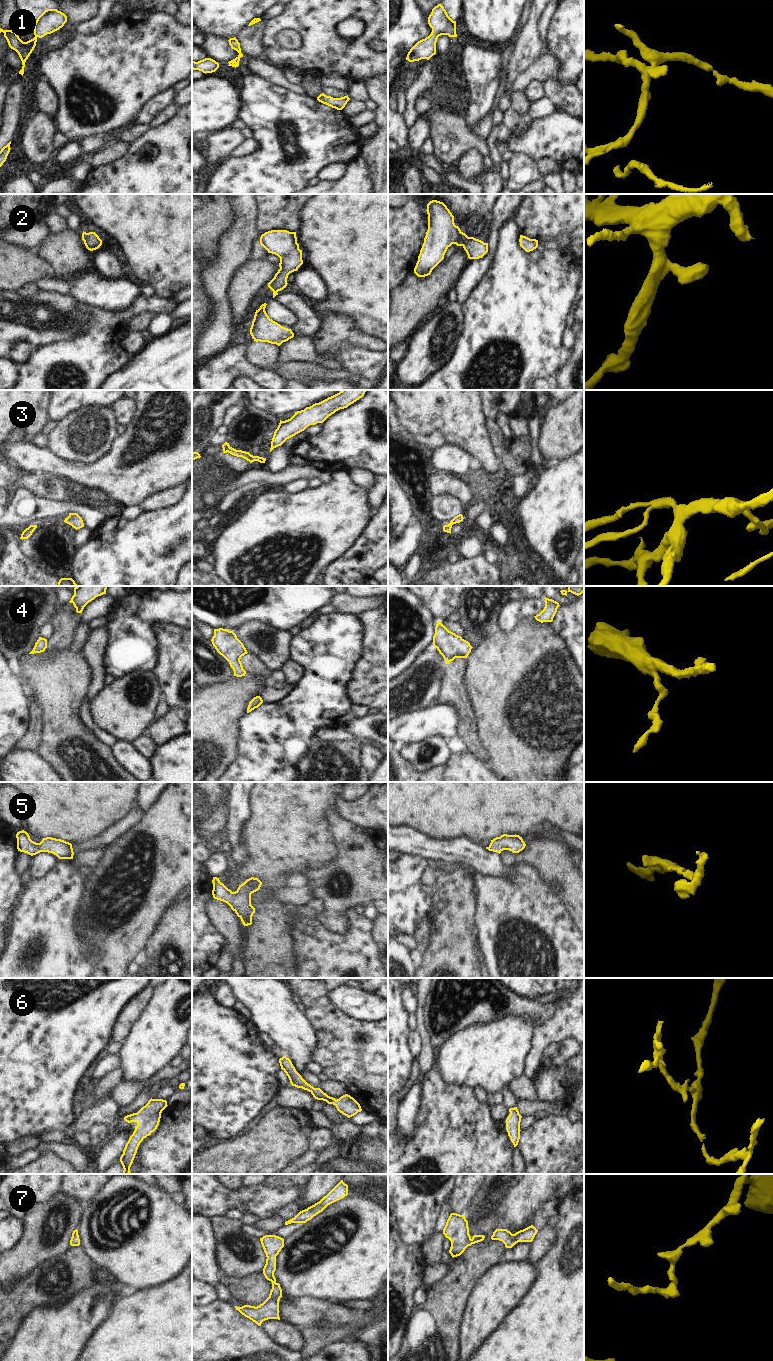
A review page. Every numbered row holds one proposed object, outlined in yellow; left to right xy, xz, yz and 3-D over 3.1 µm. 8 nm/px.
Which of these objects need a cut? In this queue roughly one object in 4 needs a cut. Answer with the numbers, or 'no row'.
no row

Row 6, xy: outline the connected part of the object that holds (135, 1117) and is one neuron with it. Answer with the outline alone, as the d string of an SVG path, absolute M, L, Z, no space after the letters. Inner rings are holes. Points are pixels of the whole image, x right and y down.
M151 1098L137 1113L124 1117L126 1122L136 1122L137 1126L126 1143L123 1154L120 1157L120 1162L124 1169L123 1174L131 1174L130 1167L140 1143L157 1129L161 1113L167 1106L166 1100Z

